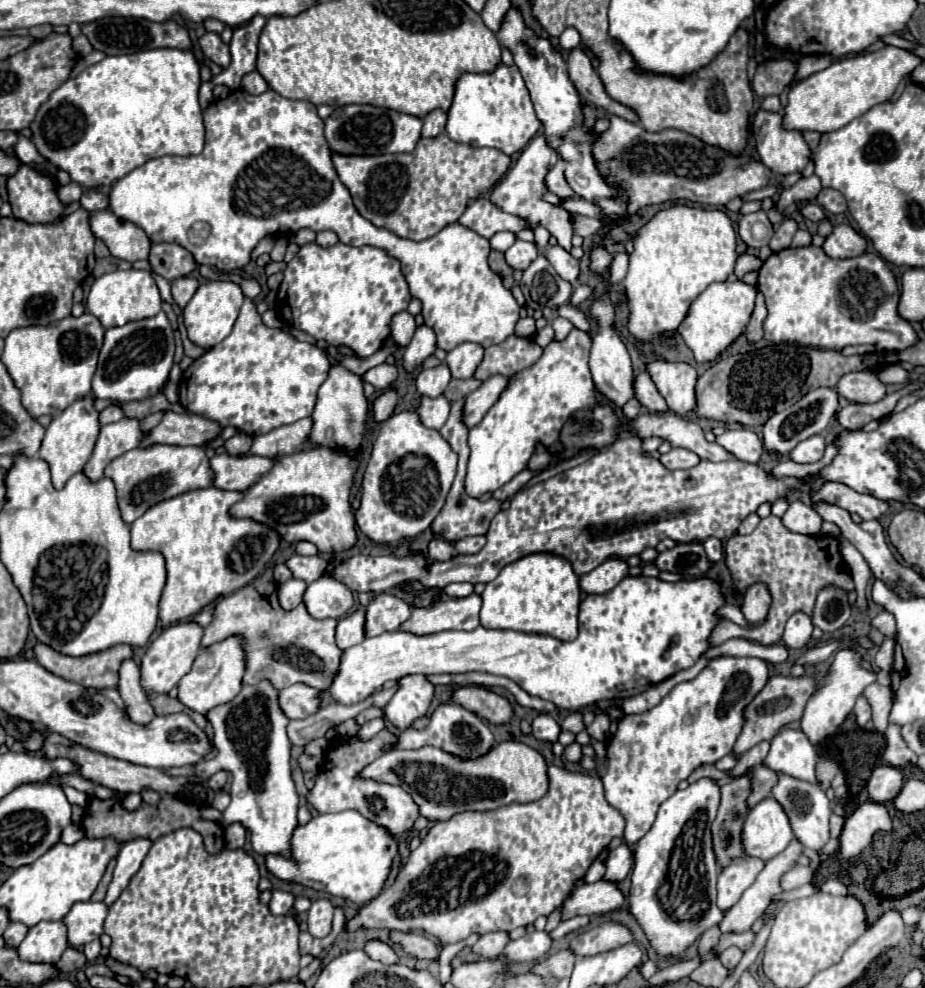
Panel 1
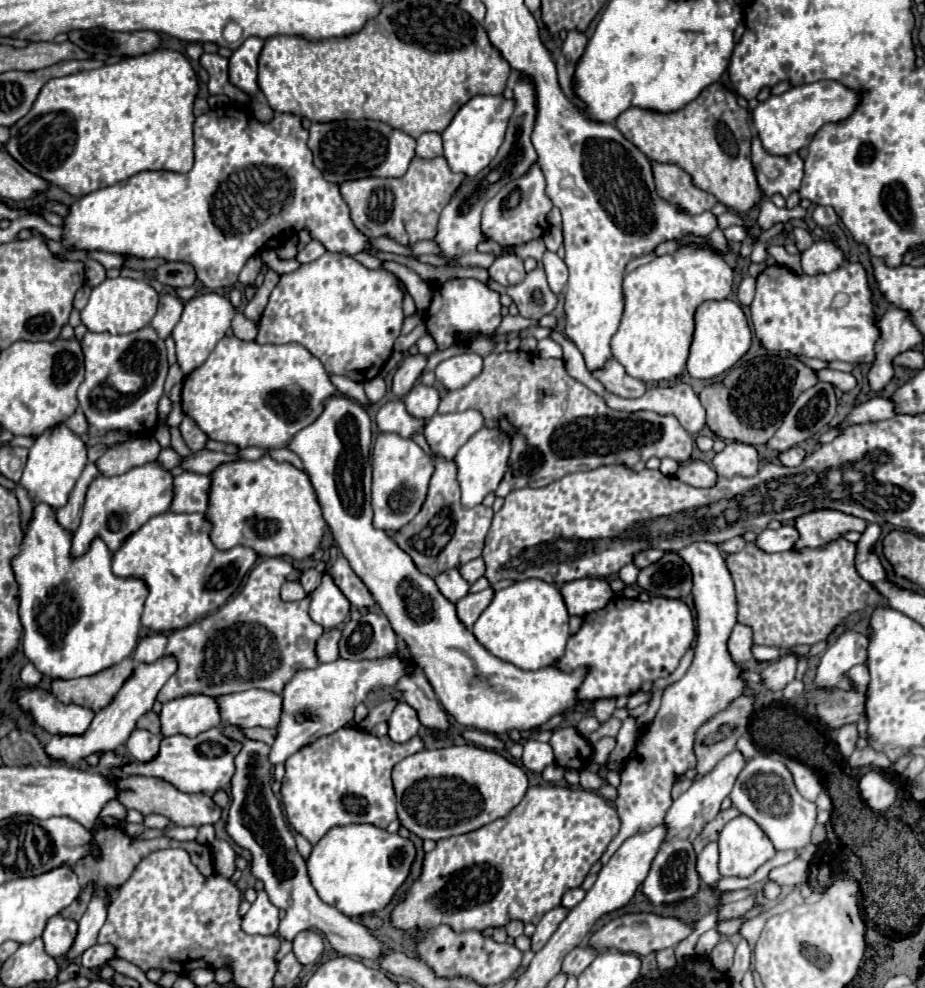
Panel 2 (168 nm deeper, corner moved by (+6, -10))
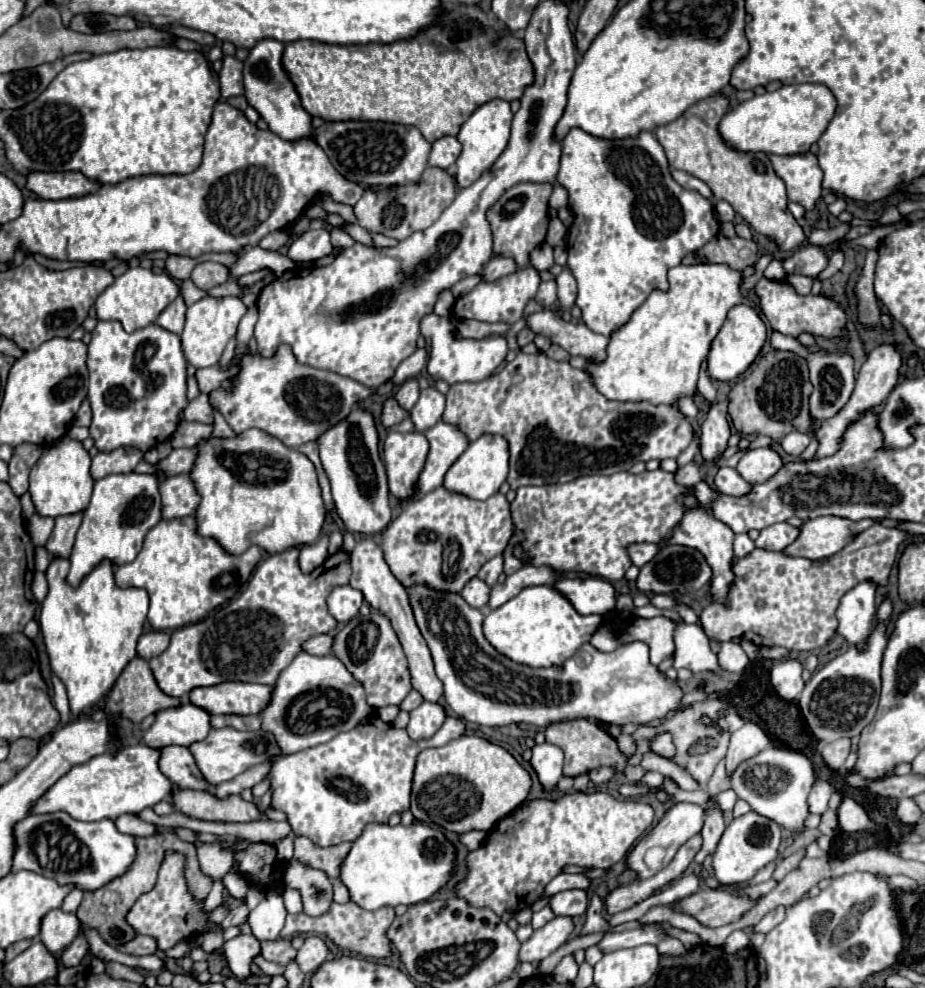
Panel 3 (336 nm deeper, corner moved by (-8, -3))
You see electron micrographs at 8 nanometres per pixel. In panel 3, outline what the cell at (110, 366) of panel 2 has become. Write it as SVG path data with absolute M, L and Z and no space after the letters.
M98 321L88 345L88 401L92 405L90 437L102 453L118 447L154 449L168 441L178 427L180 411L186 409L186 359L180 337L158 327L146 325L126 333L118 321Z

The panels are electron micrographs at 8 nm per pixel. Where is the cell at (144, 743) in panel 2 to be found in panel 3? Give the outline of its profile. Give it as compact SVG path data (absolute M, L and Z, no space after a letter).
M164 747L160 753L160 769L176 787L210 791L212 785L202 777L192 753L186 747Z

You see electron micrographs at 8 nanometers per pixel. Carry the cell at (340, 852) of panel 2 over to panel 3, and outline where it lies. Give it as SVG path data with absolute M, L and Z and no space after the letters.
M414 821L412 825L378 825L372 823L364 829L364 833L354 841L348 857L342 863L340 879L350 891L350 899L364 909L380 909L384 905L416 905L428 901L434 893L438 893L452 877L452 869L456 867L456 847L444 837L442 831L432 829L426 823Z

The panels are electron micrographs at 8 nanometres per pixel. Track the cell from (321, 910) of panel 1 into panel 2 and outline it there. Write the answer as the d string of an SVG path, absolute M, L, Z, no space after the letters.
M308 930L308 932L300 932L300 936L296 936L294 940L294 954L298 958L300 964L312 964L320 958L324 950L324 940L318 932Z

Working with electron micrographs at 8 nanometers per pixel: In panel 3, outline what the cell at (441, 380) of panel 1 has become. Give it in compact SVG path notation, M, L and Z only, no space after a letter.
M428 387L420 391L420 399L410 411L410 419L416 431L424 433L426 429L434 427L442 419L442 413L444 413L444 395L434 387Z

